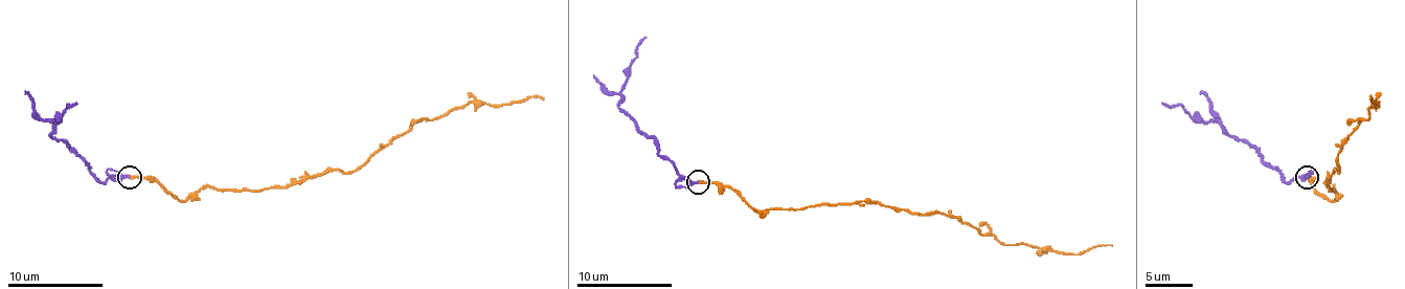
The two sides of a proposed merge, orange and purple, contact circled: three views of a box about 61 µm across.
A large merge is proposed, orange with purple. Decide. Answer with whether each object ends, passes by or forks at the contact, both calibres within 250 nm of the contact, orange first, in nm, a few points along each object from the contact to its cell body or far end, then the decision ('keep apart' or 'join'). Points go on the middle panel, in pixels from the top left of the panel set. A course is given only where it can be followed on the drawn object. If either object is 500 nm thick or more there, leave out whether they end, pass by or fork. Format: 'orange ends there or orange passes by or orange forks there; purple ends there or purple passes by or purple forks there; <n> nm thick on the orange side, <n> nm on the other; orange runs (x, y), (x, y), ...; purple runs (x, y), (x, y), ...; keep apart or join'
orange ends there; purple passes by; 240 nm thick on the orange side, 180 nm on the other; orange runs (699, 182), (722, 182), (753, 208), (855, 204), (957, 216), (1004, 244), (1081, 253), (1111, 244); purple runs (699, 182), (688, 182), (658, 154), (658, 145), (617, 107), (627, 68), (647, 38); join

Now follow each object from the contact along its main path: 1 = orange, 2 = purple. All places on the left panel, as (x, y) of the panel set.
1: (130, 178), (154, 178), (184, 199), (206, 187), (287, 187), (358, 171), (414, 123), (472, 102), (543, 99)
2: (130, 178), (96, 180), (70, 147), (49, 135), (53, 120), (68, 104), (77, 104)

